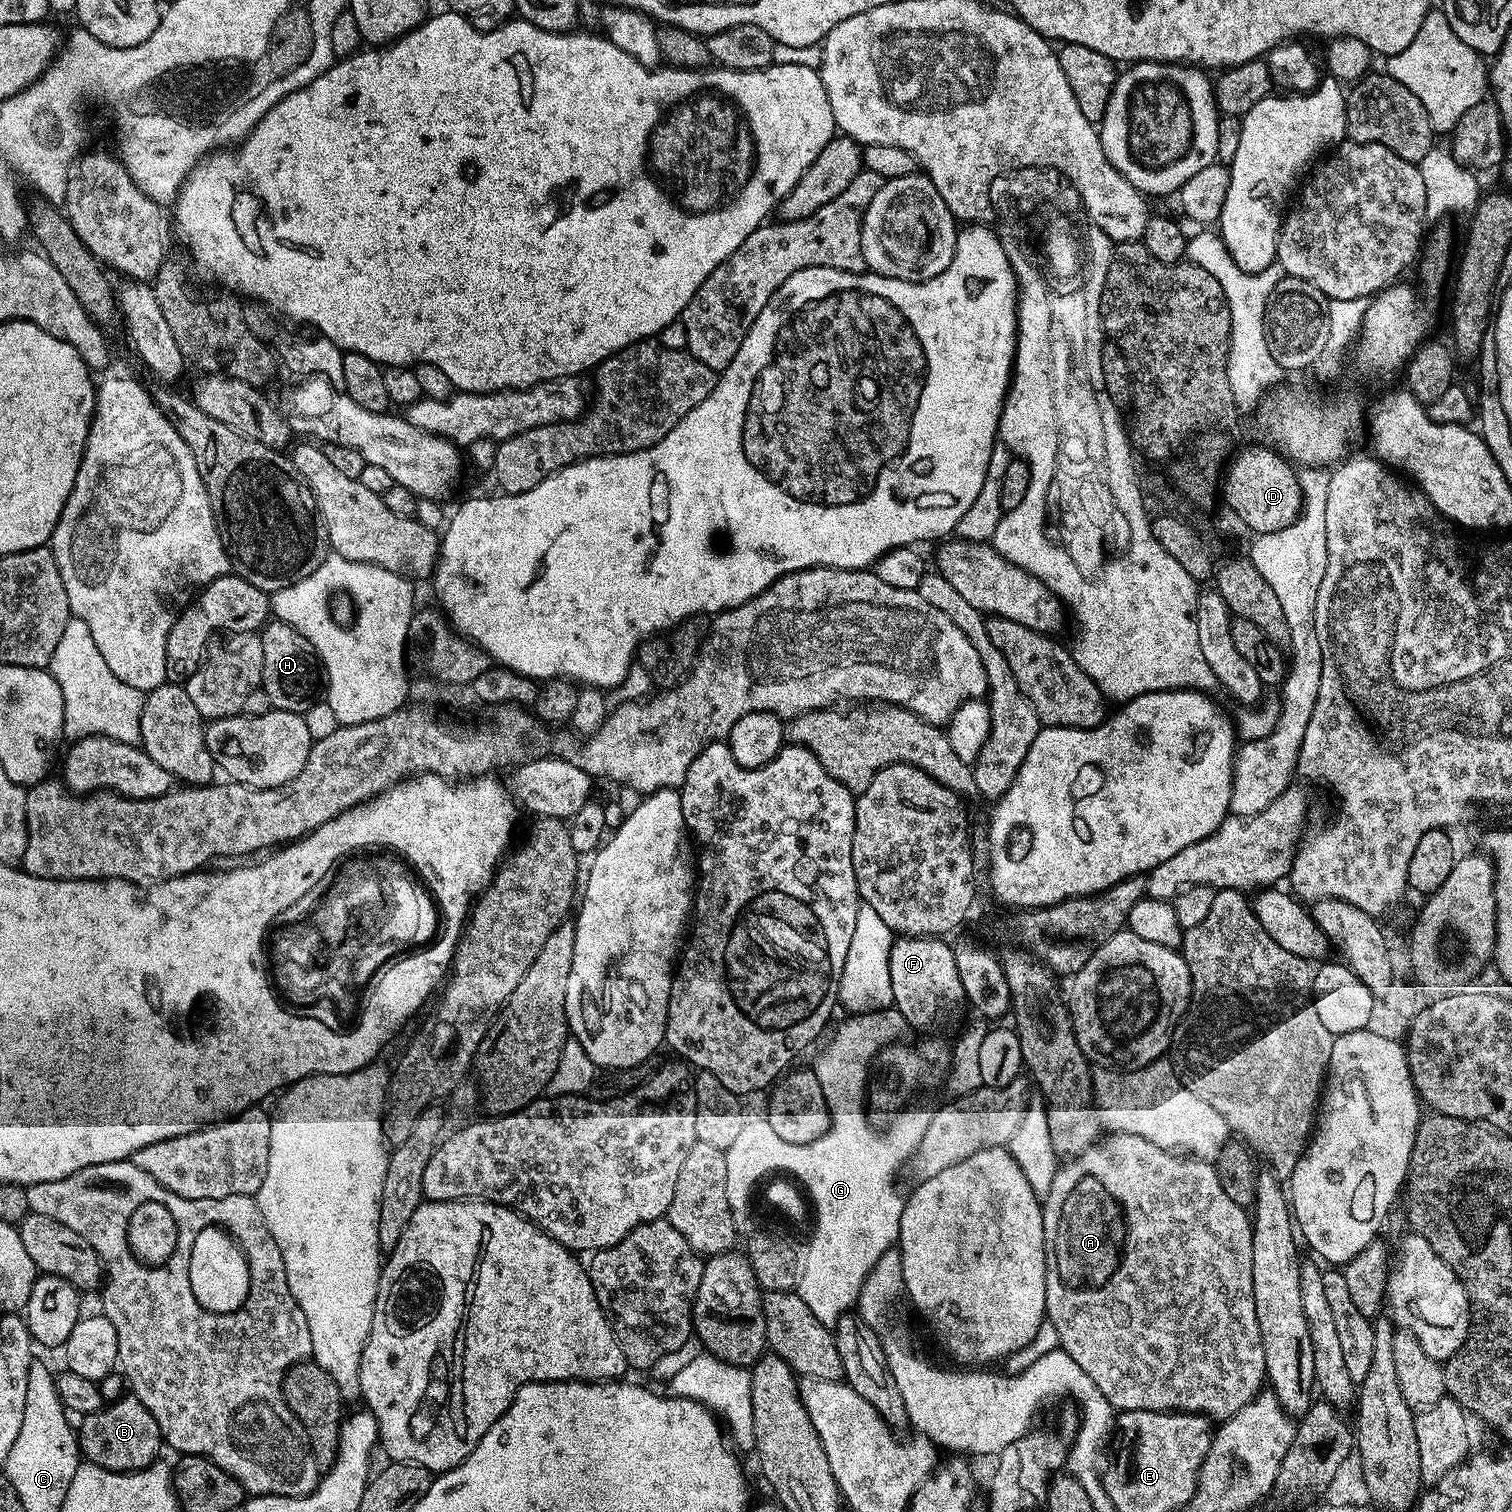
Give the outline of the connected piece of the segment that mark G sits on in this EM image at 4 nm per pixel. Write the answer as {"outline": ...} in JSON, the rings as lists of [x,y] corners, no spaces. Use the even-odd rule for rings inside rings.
{"outline":[[[895,1006],[883,1008],[877,1012],[861,1012],[847,1017],[845,1024],[836,1028],[832,1041],[824,1048],[824,1053],[814,1063],[814,1071],[818,1082],[822,1082],[822,1094],[826,1094],[826,1104],[830,1110],[832,1125],[822,1138],[805,1144],[784,1142],[782,1137],[772,1129],[767,1118],[749,1119],[738,1133],[738,1139],[726,1149],[726,1191],[729,1198],[729,1210],[733,1212],[733,1222],[737,1226],[749,1223],[748,1199],[752,1196],[752,1187],[759,1185],[771,1172],[789,1172],[797,1176],[808,1187],[807,1195],[816,1206],[816,1225],[818,1238],[811,1242],[808,1255],[809,1269],[806,1275],[802,1295],[806,1306],[814,1313],[818,1322],[835,1326],[843,1316],[849,1315],[857,1307],[860,1291],[878,1258],[886,1254],[899,1241],[900,1219],[904,1209],[905,1197],[896,1189],[896,1167],[904,1163],[915,1153],[920,1145],[920,1133],[928,1125],[928,1116],[920,1112],[904,1110],[895,1117],[896,1120],[884,1136],[876,1136],[874,1129],[868,1125],[869,1109],[866,1107],[866,1093],[870,1083],[870,1069],[883,1048],[897,1043],[906,1032],[902,1014]]]}

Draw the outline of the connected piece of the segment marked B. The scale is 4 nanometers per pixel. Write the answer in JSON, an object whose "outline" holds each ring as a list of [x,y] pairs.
{"outline":[[[125,1394],[107,1406],[84,1417],[78,1430],[81,1457],[89,1464],[97,1464],[111,1472],[137,1472],[157,1463],[162,1449],[162,1437],[154,1414],[142,1406],[137,1396]]]}

